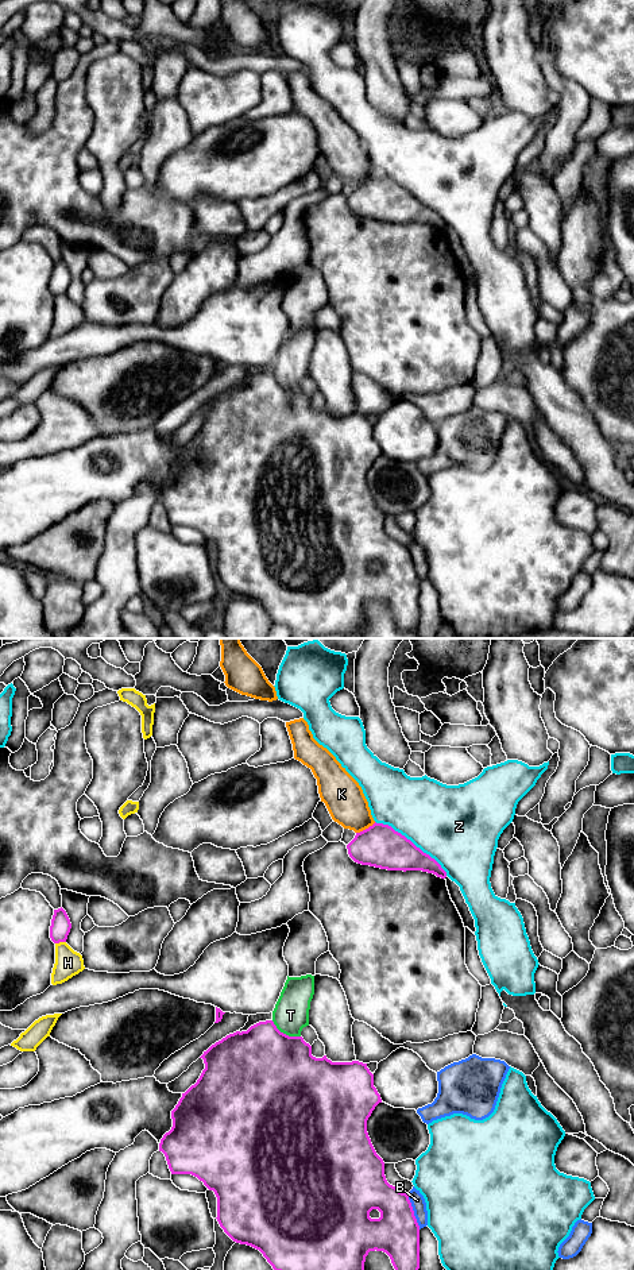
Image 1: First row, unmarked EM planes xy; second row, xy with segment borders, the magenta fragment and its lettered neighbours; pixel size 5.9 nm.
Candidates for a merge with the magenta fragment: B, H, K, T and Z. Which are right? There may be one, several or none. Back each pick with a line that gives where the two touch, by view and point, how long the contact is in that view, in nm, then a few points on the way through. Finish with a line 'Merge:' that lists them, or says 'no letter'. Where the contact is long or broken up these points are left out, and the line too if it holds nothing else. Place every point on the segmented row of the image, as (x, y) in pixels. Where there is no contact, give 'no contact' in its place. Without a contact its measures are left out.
Merge: no letter

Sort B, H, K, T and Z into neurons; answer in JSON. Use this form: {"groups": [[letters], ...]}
{"groups": [["B"], ["H"], ["K"], ["T"], ["Z"]]}

